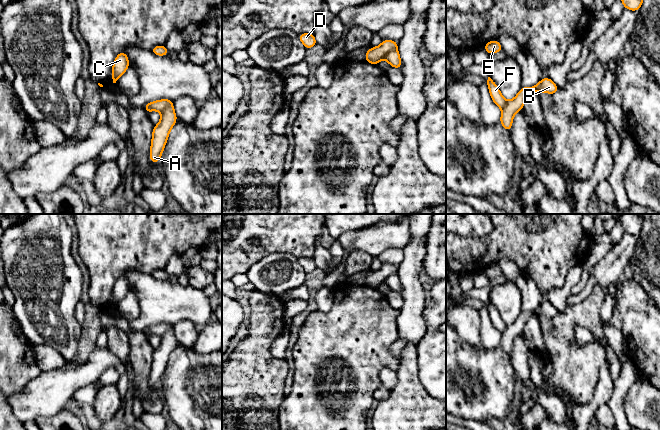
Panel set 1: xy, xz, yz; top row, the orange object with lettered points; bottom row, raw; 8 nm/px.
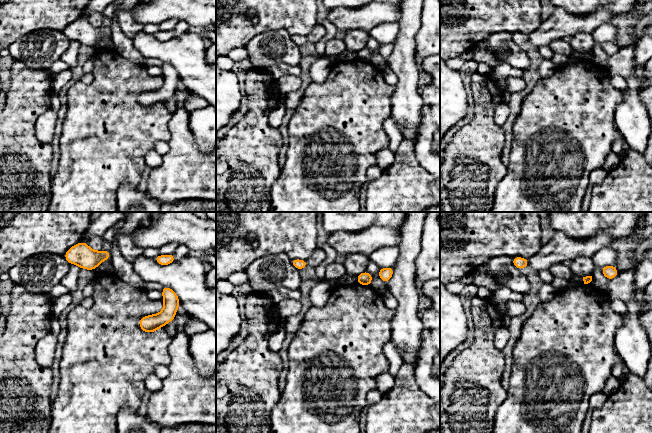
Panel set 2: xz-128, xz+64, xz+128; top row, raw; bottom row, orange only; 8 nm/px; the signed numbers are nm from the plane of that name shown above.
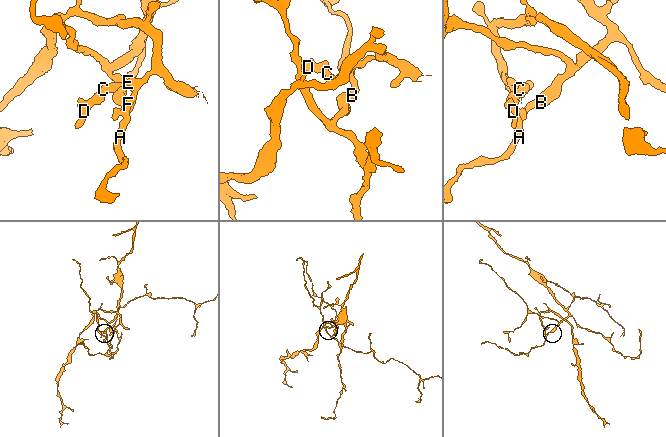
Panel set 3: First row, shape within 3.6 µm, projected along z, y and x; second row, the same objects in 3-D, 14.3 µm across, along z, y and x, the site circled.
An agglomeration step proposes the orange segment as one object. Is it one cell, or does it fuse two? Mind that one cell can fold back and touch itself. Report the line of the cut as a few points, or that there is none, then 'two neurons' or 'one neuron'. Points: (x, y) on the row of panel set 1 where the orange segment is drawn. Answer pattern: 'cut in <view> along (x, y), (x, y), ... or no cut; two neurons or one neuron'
cut in xz along (396, 48), (393, 48), (384, 57); two neurons

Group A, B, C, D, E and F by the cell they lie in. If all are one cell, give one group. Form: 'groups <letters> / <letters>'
groups A B / C D E F

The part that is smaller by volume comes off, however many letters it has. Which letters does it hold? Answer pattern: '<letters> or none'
C, D, E, F

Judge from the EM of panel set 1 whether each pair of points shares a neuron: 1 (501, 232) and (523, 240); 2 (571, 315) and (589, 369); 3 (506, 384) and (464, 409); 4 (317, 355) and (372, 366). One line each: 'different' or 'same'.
1: same
2: same
3: same
4: same

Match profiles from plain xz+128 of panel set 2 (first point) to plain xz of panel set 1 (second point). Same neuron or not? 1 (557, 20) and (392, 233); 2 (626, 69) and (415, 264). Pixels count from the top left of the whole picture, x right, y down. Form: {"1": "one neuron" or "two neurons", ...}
{"1": "one neuron", "2": "one neuron"}

